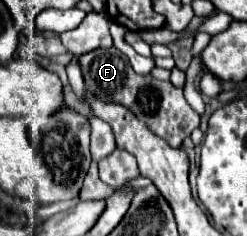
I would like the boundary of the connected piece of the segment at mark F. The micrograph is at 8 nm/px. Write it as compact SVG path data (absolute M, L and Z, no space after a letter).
M116 47L90 51L78 57L80 69L88 93L96 95L104 103L120 103L128 107L140 121L148 123L148 129L166 139L170 147L180 147L182 141L200 125L200 115L184 99L184 89L174 87L170 81L158 81L150 75L138 75L124 53Z

